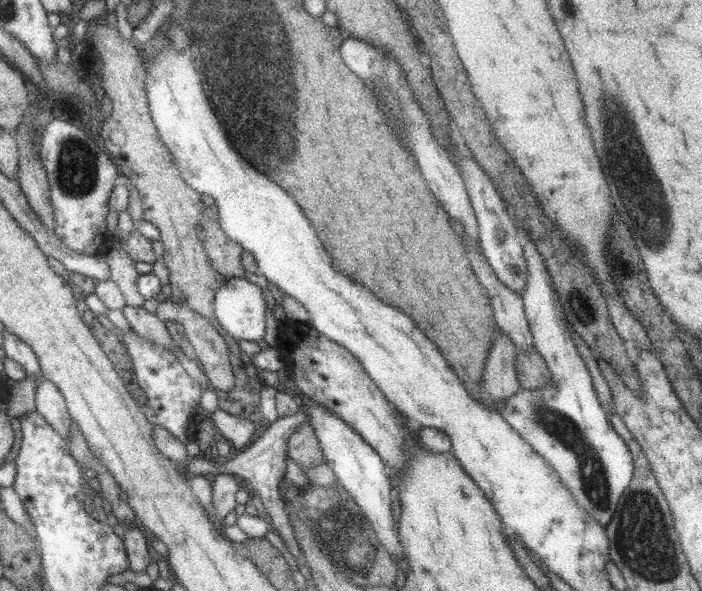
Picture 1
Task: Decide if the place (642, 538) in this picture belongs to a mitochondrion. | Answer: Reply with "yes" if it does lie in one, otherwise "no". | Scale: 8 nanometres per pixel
yes

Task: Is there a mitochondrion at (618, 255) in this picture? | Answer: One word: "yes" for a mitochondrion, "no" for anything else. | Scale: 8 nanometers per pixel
yes

